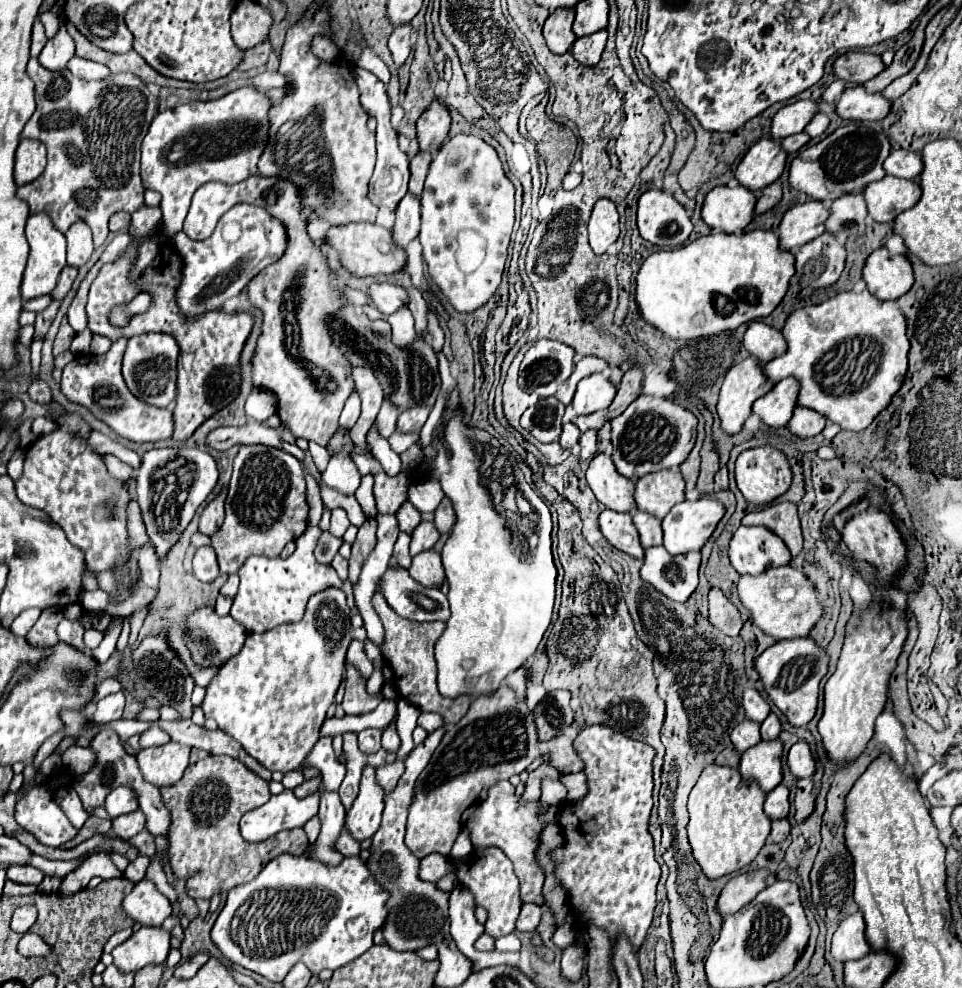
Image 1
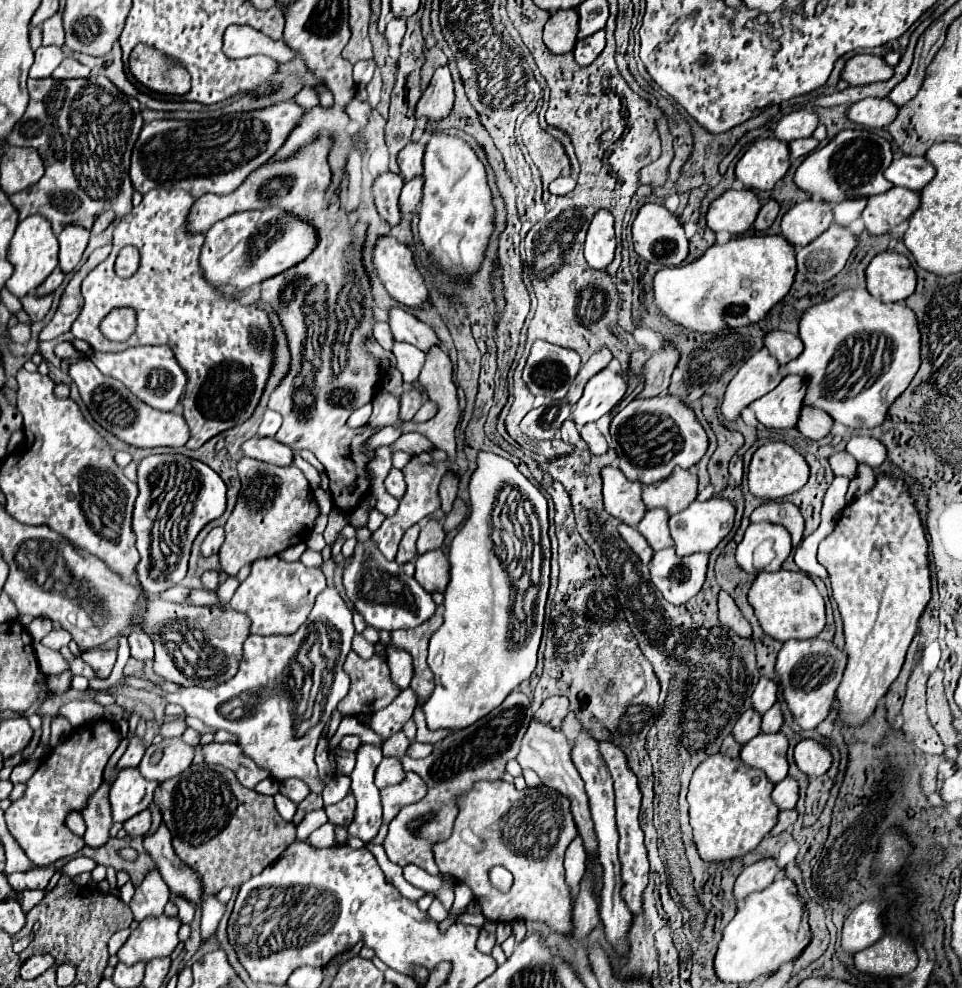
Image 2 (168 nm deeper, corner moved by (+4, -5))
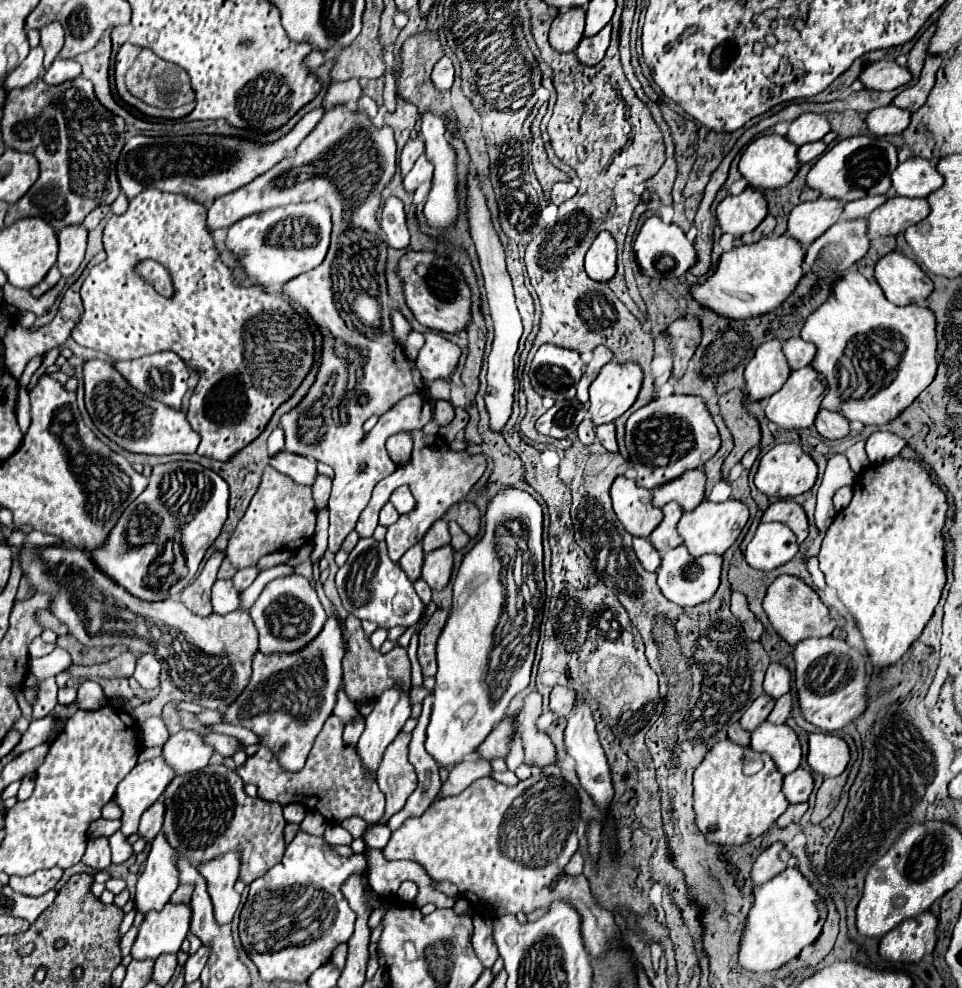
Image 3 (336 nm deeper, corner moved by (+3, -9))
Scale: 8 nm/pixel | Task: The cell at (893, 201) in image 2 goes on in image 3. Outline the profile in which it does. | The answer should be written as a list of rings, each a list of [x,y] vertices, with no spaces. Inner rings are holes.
[[[895,195],[867,217],[867,235],[869,237],[899,235],[907,227],[925,219],[927,215],[929,215],[927,199]]]

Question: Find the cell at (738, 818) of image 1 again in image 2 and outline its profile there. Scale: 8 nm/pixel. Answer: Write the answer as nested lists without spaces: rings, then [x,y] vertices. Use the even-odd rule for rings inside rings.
[[[722,753],[706,757],[696,767],[688,791],[690,825],[700,857],[704,861],[726,861],[752,851],[776,825],[780,813],[770,797],[772,789],[766,773],[746,765],[740,757],[732,759]]]

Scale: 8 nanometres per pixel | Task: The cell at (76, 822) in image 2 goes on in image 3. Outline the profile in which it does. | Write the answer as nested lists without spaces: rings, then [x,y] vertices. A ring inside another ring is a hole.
[[[97,819],[89,825],[87,829],[87,835],[89,837],[99,837],[99,835],[105,835],[105,837],[111,837],[113,831],[117,831],[121,827],[119,821],[107,821],[107,819]]]

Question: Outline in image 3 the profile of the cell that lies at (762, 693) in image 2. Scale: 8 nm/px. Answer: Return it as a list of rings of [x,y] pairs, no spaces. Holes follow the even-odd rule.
[[[771,663],[765,673],[763,693],[769,695],[771,699],[779,699],[781,695],[785,695],[789,691],[789,681],[791,681],[789,671],[779,663]]]

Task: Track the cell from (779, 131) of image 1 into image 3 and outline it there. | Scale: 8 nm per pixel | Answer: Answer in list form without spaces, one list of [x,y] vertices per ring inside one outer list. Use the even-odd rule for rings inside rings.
[[[803,113],[789,125],[787,139],[795,145],[803,145],[803,143],[813,143],[823,139],[825,133],[829,133],[829,123],[825,115]]]

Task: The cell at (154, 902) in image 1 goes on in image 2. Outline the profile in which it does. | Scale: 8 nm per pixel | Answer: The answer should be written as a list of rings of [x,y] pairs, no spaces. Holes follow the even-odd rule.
[[[152,869],[146,873],[144,881],[136,887],[136,893],[130,901],[130,909],[134,913],[136,921],[146,919],[148,915],[158,917],[164,911],[164,905],[170,899],[170,889],[164,883],[158,869]]]

